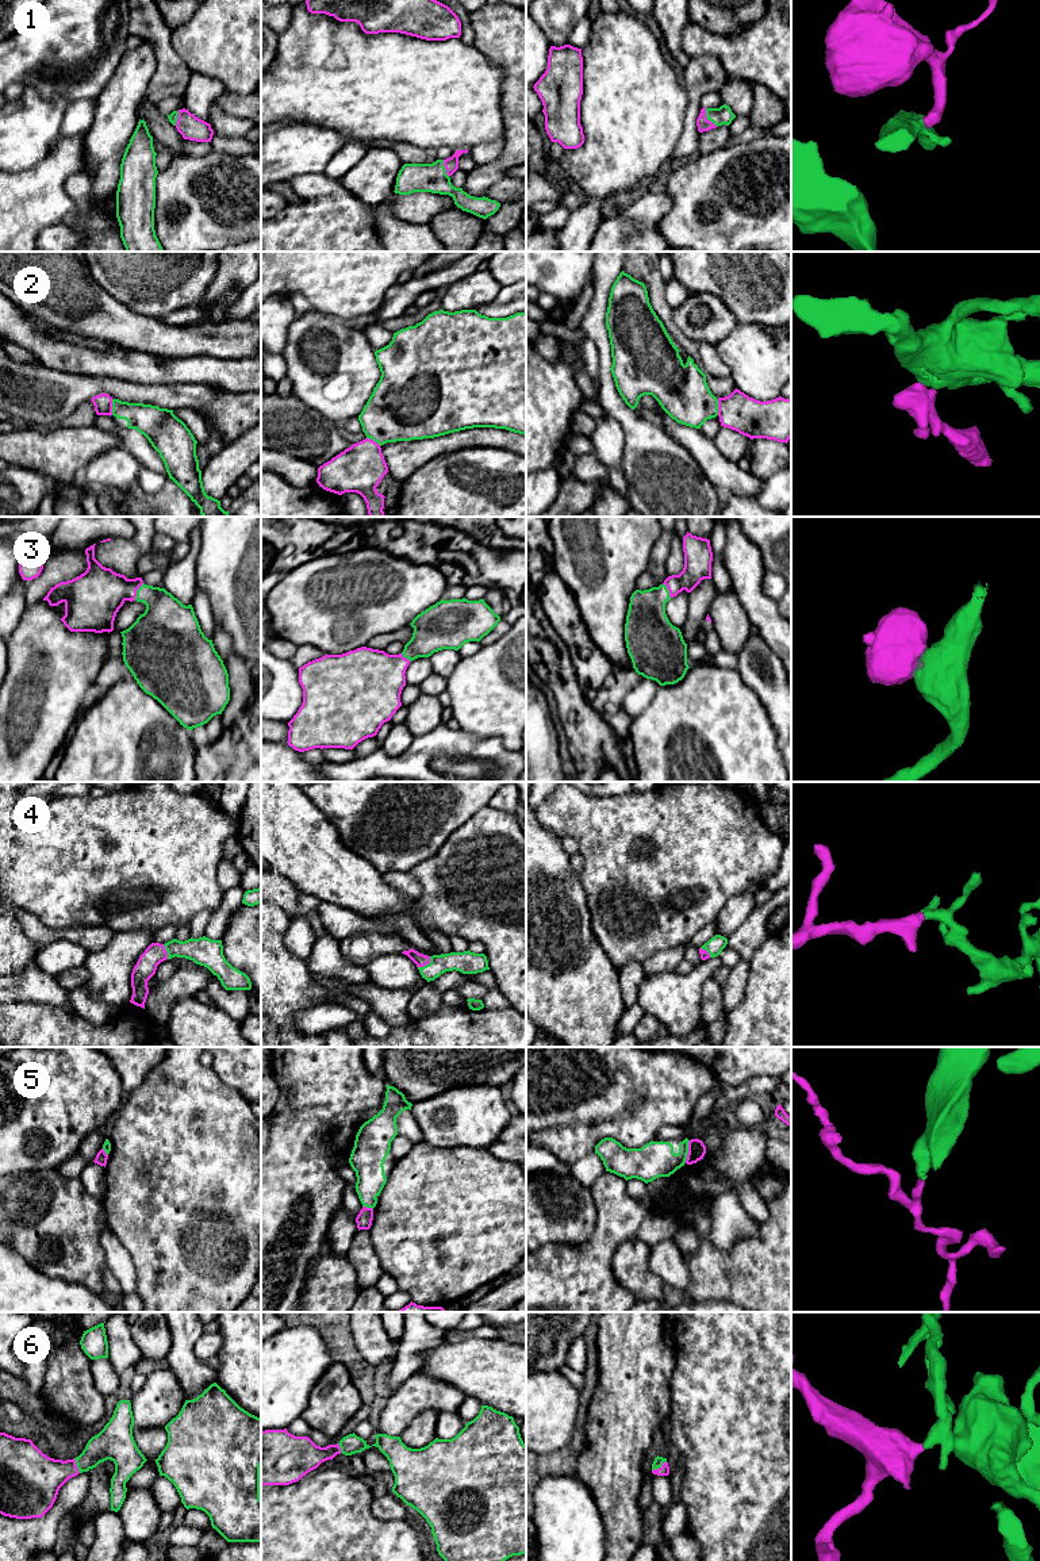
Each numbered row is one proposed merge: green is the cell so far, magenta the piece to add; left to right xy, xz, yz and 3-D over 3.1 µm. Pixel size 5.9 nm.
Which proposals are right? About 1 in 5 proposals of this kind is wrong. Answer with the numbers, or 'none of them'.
1, 2, 3, 4, 6

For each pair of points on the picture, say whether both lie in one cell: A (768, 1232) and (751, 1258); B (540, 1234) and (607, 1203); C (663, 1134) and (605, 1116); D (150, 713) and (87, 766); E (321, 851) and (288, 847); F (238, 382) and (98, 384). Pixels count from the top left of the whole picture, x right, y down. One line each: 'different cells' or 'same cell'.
A: same cell
B: different cells
C: different cells
D: same cell
E: same cell
F: different cells

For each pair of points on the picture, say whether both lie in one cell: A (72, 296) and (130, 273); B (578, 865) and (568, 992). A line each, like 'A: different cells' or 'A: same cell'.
A: different cells
B: different cells

